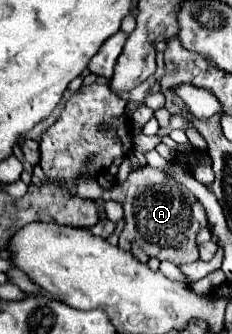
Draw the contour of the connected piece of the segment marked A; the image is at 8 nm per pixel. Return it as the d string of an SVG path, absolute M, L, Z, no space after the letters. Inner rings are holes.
M144 166L136 172L130 172L124 186L116 186L110 192L100 190L100 194L102 198L112 198L124 206L126 226L118 242L122 250L130 252L132 244L136 244L148 256L156 256L158 260L170 260L174 264L198 260L196 236L200 228L206 226L206 212L198 198L194 198L170 176L162 174L156 168Z

